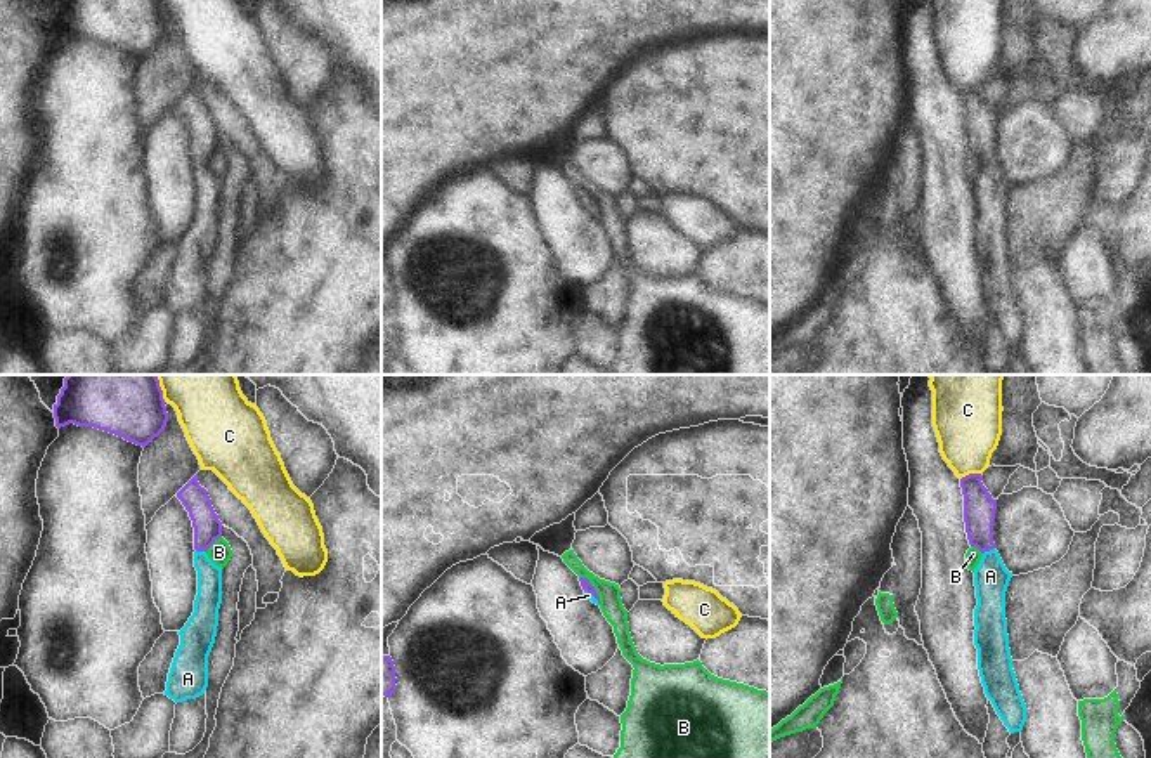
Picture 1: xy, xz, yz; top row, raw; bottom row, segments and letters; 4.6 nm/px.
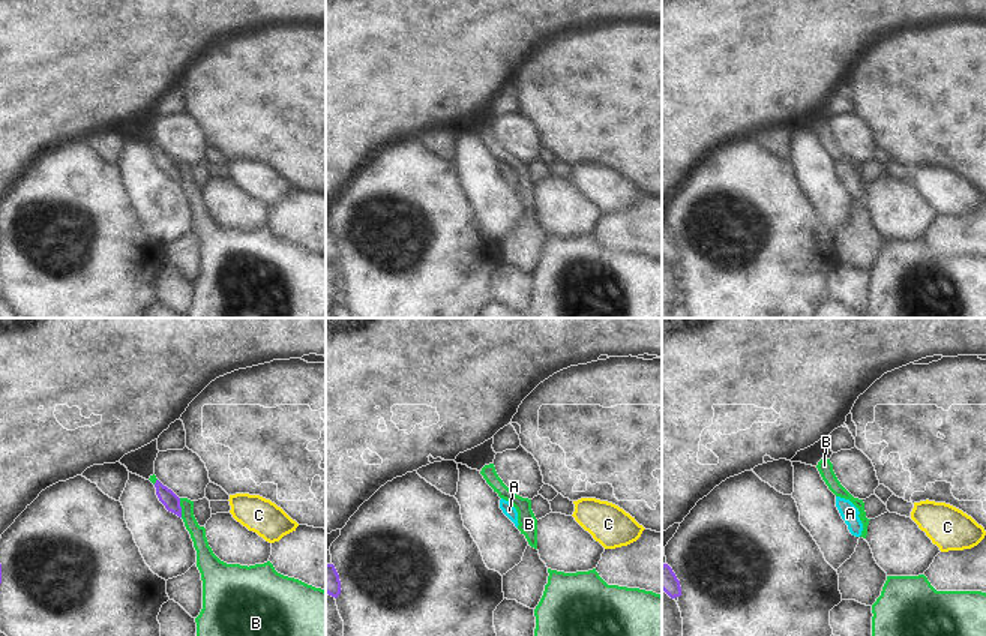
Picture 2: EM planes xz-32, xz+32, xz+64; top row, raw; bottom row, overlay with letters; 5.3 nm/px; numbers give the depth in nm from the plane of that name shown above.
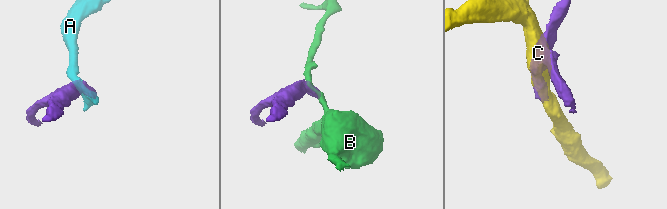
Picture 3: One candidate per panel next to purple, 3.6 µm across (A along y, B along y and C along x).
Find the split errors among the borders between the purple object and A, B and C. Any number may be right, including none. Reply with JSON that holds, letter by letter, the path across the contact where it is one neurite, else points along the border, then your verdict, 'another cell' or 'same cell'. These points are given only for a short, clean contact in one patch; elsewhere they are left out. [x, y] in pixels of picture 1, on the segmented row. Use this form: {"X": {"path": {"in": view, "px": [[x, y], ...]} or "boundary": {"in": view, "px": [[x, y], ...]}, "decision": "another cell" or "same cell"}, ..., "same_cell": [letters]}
{"A": {"path": {"in": "yz", "px": [[980, 507], [980, 535], [988, 550], [990, 576]]}, "decision": "same cell"}, "B": {"boundary": {"in": "xz", "px": [[579, 576], [593, 587], [598, 604]]}, "decision": "another cell"}, "C": {"decision": "another cell"}, "same_cell": ["A"]}

